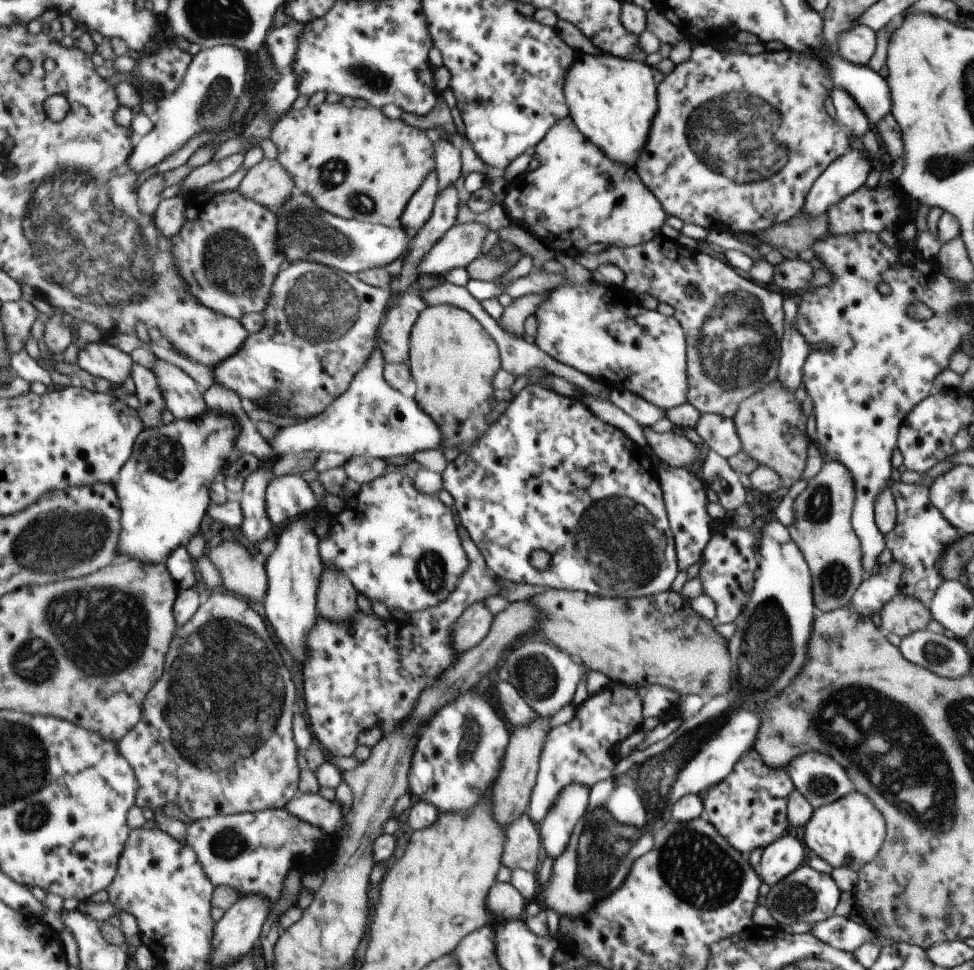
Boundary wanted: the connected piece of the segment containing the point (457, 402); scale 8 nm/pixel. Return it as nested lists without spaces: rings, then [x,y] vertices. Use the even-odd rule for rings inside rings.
[[[452,304],[429,306],[419,316],[411,338],[411,370],[416,383],[415,400],[442,432],[442,449],[460,448],[464,451],[479,437],[486,434],[489,425],[486,416],[495,408],[493,378],[500,368],[499,345],[482,324],[466,310]]]

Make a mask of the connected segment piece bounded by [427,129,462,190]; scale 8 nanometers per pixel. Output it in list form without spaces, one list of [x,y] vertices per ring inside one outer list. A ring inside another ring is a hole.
[[[428,130],[427,135],[432,146],[436,148],[436,170],[440,174],[439,190],[444,190],[449,182],[456,182],[462,172],[460,147],[458,143],[440,138],[436,130]]]

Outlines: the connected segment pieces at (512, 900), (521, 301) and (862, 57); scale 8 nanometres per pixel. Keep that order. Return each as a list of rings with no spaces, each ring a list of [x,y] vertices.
[[[496,881],[487,895],[487,910],[504,918],[525,917],[528,902],[512,883]]]
[[[543,289],[537,294],[530,293],[514,298],[512,303],[504,308],[504,312],[497,322],[498,326],[502,328],[502,332],[514,334],[518,338],[525,338],[524,320],[531,314],[535,314],[538,306],[550,296],[550,291]]]
[[[866,25],[856,26],[853,31],[844,32],[839,42],[839,56],[852,64],[866,66],[875,55],[878,46],[876,33]]]

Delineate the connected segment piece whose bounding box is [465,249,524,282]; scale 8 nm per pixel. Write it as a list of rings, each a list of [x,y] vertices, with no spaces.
[[[520,249],[512,250],[502,256],[494,253],[481,254],[465,269],[470,279],[493,282],[495,277],[502,276],[507,270],[510,270],[523,255],[524,253]]]

